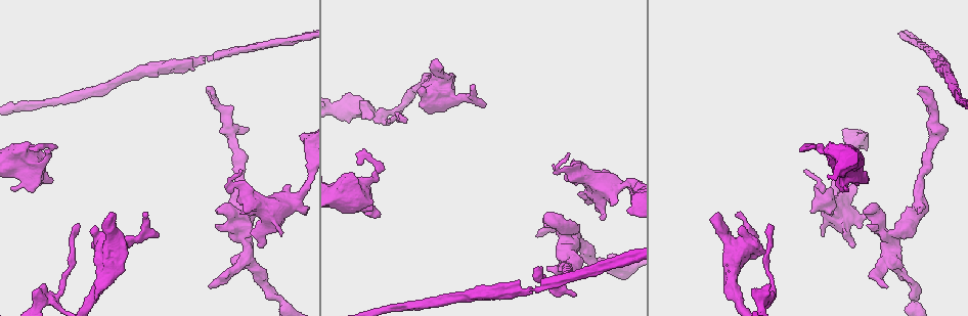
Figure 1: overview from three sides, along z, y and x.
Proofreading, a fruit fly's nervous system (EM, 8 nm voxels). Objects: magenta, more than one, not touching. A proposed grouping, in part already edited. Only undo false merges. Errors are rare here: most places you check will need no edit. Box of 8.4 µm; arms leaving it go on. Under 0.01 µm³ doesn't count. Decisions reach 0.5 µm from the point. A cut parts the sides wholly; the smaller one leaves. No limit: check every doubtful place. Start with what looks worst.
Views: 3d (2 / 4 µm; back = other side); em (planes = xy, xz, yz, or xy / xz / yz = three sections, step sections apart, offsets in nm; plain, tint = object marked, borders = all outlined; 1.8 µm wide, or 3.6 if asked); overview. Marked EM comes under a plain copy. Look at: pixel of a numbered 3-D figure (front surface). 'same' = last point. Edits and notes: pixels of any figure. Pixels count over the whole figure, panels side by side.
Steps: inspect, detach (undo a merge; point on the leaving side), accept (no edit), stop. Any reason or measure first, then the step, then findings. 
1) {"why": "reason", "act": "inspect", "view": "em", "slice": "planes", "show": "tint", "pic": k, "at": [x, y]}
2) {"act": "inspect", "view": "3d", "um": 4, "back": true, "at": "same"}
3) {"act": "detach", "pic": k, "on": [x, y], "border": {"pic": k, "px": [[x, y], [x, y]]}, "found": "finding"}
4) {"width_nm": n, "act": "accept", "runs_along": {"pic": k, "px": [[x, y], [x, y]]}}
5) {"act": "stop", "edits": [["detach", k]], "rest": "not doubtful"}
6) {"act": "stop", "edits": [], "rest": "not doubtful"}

{"why": "calibre changes", "act": "inspect", "view": "em", "slice": "planes", "show": "tint", "pic": 1, "at": [821, 194]}

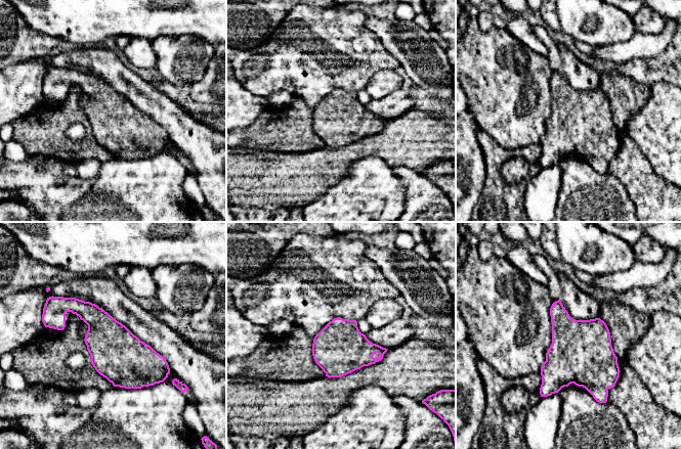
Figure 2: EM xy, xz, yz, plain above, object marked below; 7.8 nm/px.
{"act": "accept", "found": "one neuron here"}

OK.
{"act": "inspect", "view": "em", "slice": "xz", "step": 4, "show": "tint", "pic": 1, "at": [568, 240]}

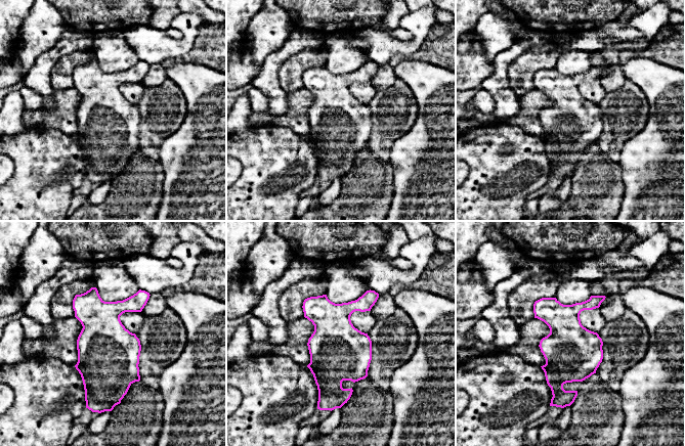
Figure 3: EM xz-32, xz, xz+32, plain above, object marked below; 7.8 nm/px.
{"act": "accept", "found": "one neuron here"}

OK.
{"why": "abrupt turn", "act": "inspect", "view": "3d", "um": 4, "back": true, "pic": 1, "at": [374, 177]}

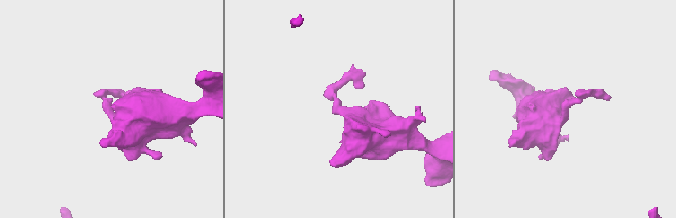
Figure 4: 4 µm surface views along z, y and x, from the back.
{"act": "inspect", "view": "em", "slice": "xz", "step": 16, "show": "tint", "pic": 4, "at": [570, 107]}

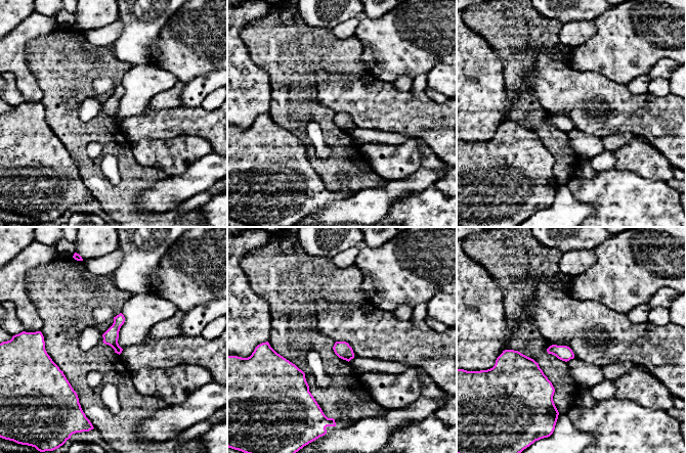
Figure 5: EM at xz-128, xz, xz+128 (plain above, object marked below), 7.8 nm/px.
{"act": "accept", "found": "all the same neuron"}

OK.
{"why": "side arm on a straight run", "act": "inspect", "view": "3d", "um": 4, "pic": 1, "at": [381, 115]}

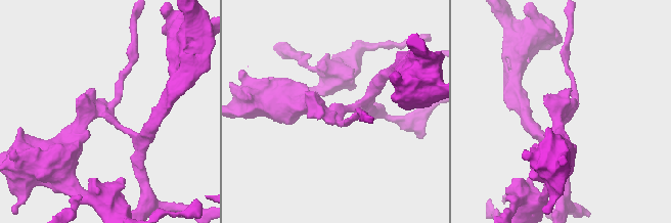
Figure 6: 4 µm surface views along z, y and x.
{"act": "inspect", "view": "em", "slice": "planes", "show": "tint", "pic": 6, "at": [104, 113]}

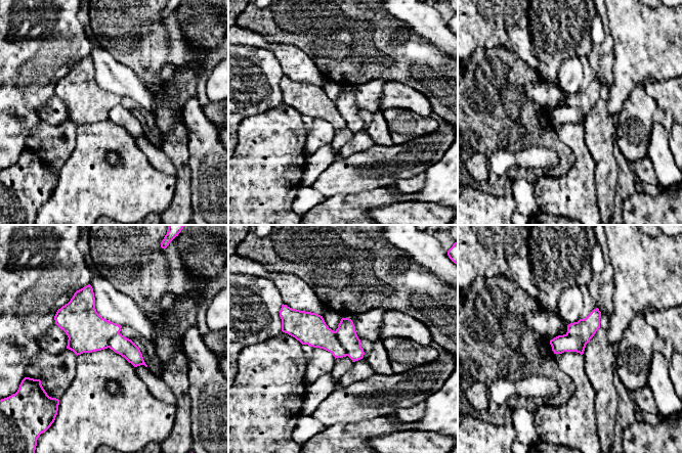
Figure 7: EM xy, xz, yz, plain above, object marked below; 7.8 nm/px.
{"act": "detach", "pic": 7, "on": [346, 333], "found": "two neurons meet here"}

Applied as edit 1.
{"act": "stop", "edits": [["detach", 7]], "rest": "not doubtful"}

